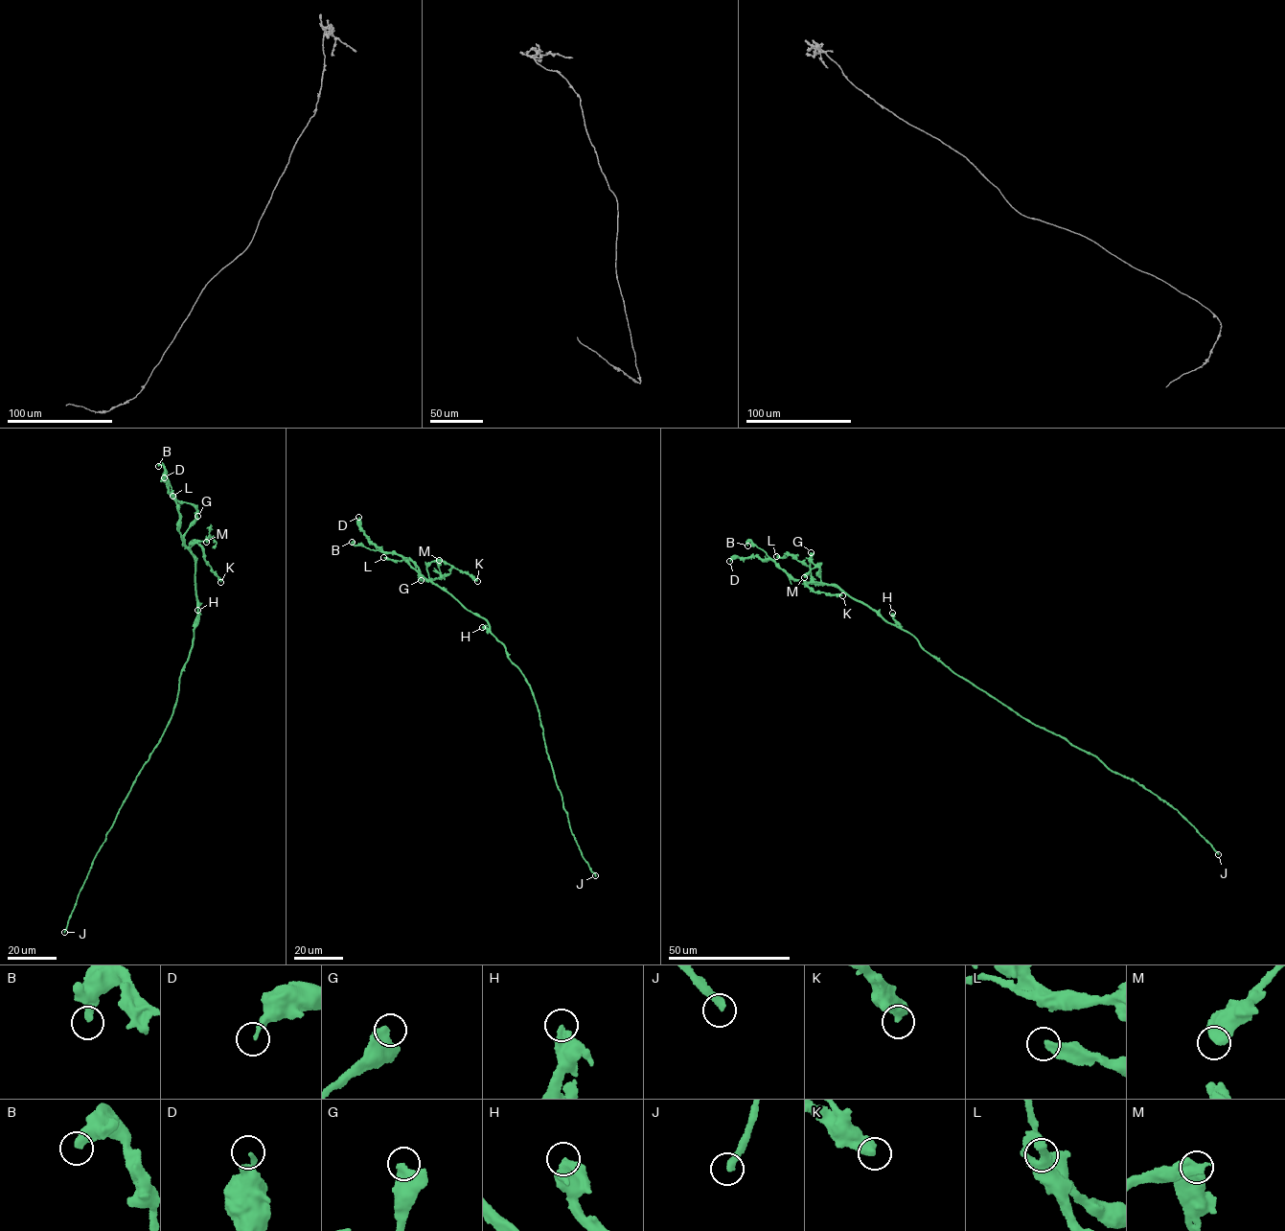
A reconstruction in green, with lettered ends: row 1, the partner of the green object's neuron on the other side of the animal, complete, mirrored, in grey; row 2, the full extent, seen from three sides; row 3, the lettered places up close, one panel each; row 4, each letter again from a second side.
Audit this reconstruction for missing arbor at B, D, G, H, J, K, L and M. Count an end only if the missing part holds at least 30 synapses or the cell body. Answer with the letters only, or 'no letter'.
J

